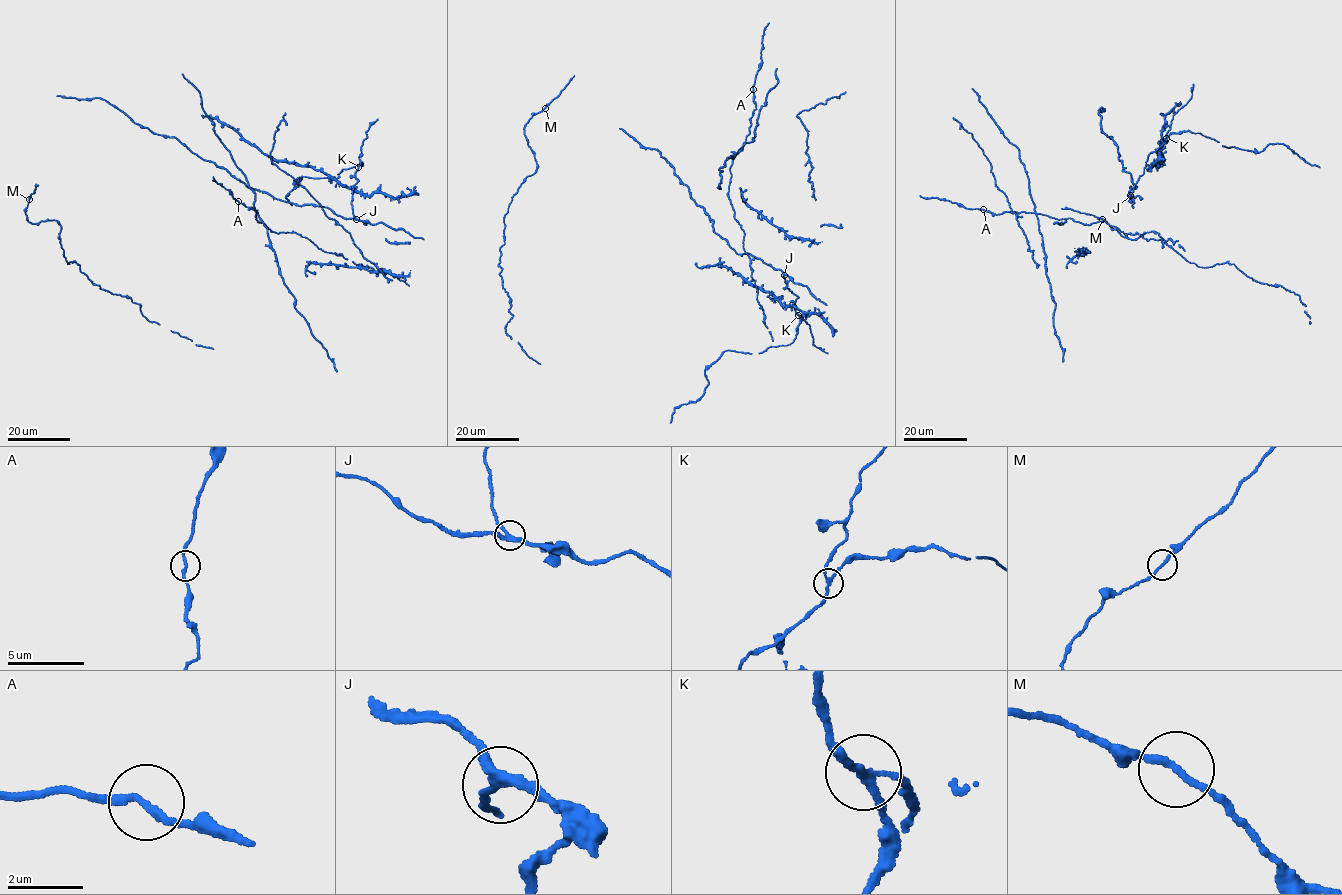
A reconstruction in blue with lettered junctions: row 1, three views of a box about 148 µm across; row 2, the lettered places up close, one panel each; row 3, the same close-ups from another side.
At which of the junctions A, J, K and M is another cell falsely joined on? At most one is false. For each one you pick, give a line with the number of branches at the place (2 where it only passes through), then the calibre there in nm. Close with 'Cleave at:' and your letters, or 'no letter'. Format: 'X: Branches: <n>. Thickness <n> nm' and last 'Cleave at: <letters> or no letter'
K: Branches: 3. Thickness 160 nm
Cleave at: K

